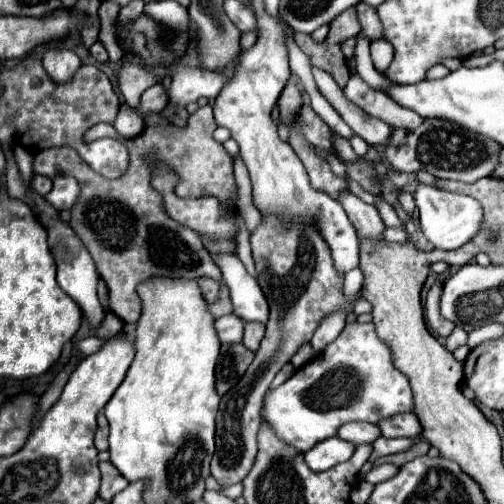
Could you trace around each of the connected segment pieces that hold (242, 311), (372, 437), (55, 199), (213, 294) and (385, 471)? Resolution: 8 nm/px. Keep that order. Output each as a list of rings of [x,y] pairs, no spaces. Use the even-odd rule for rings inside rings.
[[[218,253],[212,255],[212,261],[222,271],[224,283],[228,283],[228,287],[230,287],[232,313],[246,323],[258,321],[258,323],[266,325],[268,313],[270,313],[268,301],[266,301],[260,285],[256,283],[256,279],[252,279],[246,273],[242,261],[236,255],[224,255],[218,261]]]
[[[346,423],[338,431],[340,439],[348,439],[356,445],[360,443],[374,443],[380,437],[380,427],[370,425],[370,423]]]
[[[56,177],[52,191],[44,197],[56,211],[72,209],[78,203],[80,185],[72,177]]]
[[[202,277],[200,279],[200,291],[202,291],[202,297],[206,303],[214,303],[218,299],[218,289],[220,289],[220,283],[216,283],[214,279],[206,279]]]
[[[382,463],[382,465],[374,467],[374,469],[372,469],[364,479],[376,485],[376,483],[382,483],[382,481],[390,479],[392,475],[396,475],[396,471],[398,471],[398,467],[396,467],[396,465],[392,465],[392,463]]]

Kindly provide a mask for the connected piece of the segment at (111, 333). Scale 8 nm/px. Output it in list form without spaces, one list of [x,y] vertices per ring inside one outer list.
[[[108,312],[96,332],[96,336],[100,339],[113,338],[123,329],[124,322],[118,318],[113,312]]]

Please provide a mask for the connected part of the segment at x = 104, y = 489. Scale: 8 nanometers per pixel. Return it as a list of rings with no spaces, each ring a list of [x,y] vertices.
[[[100,463],[100,471],[102,471],[100,497],[106,499],[106,501],[112,501],[112,497],[116,493],[120,493],[122,489],[126,489],[128,481],[120,475],[120,471],[116,471],[116,467],[112,463]]]

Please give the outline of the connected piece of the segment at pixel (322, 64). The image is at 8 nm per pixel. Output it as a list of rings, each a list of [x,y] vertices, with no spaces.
[[[294,33],[294,41],[310,57],[310,63],[314,67],[328,71],[340,87],[346,85],[350,71],[348,71],[348,65],[346,65],[346,57],[340,49],[340,41],[336,39],[334,33],[330,33],[322,43],[316,43],[310,35]]]

